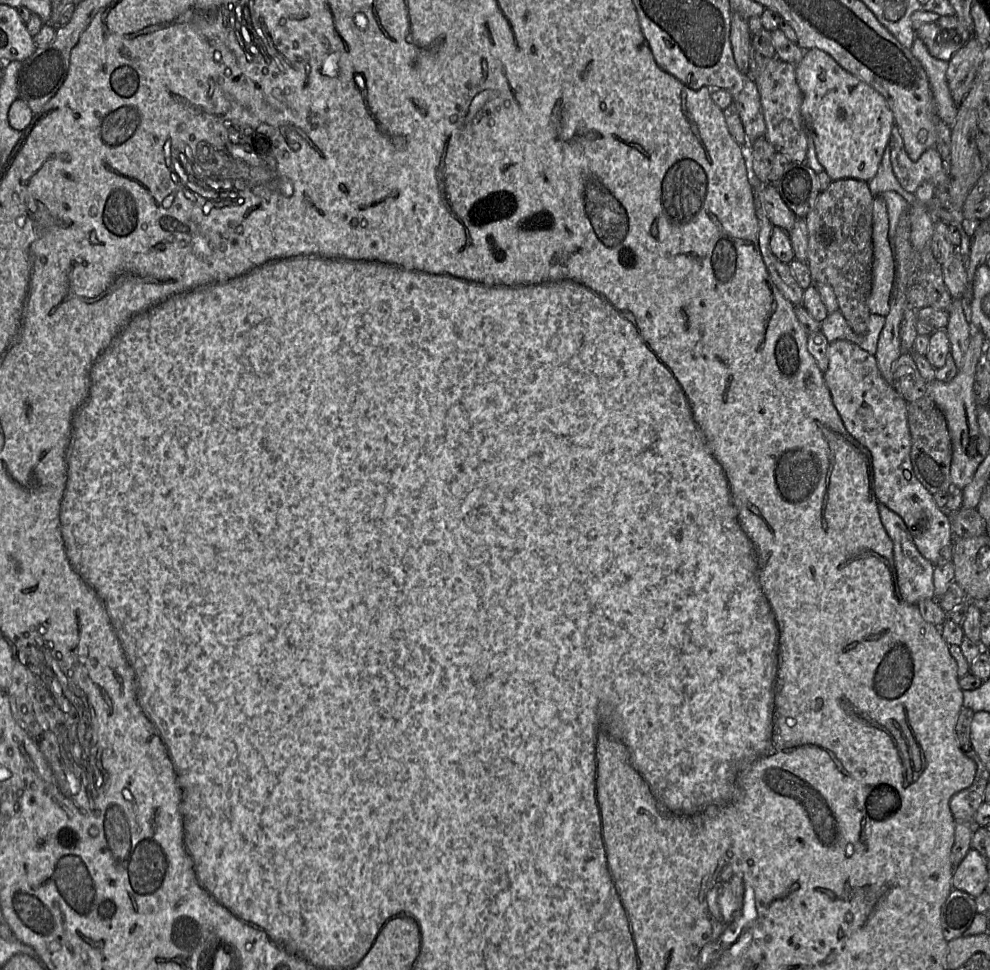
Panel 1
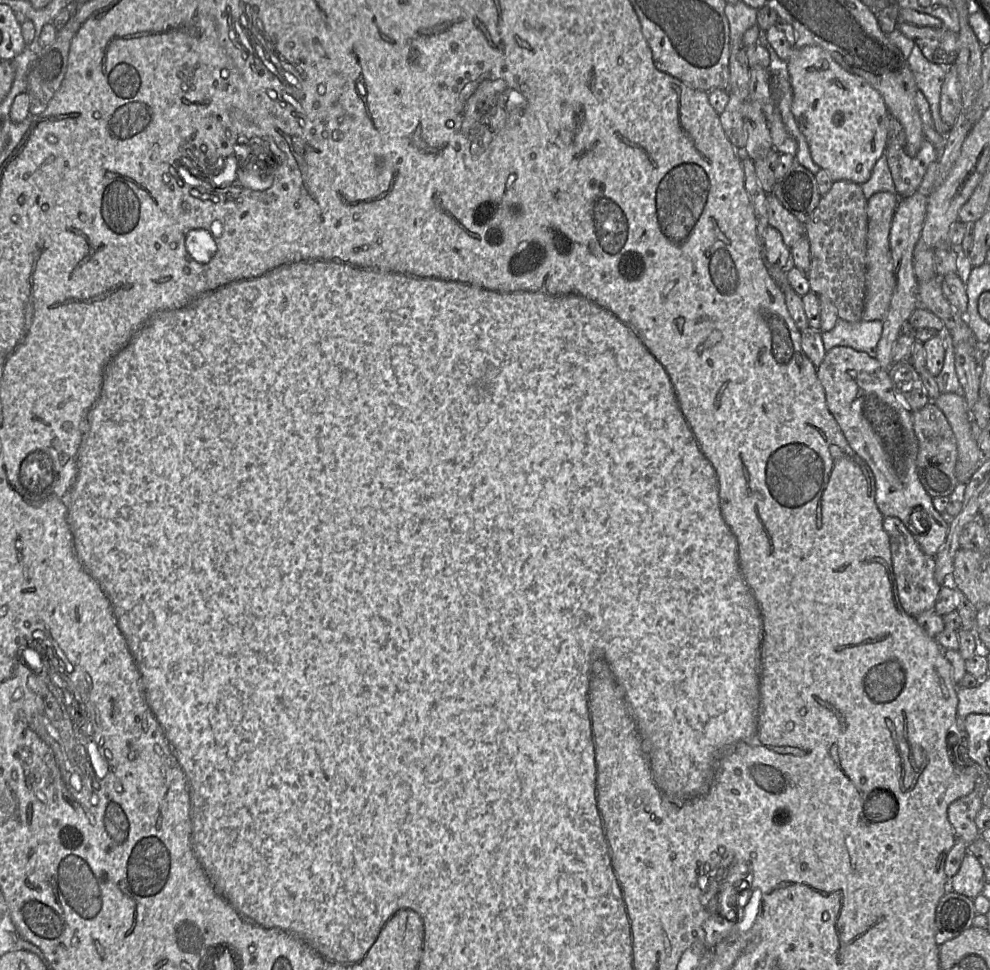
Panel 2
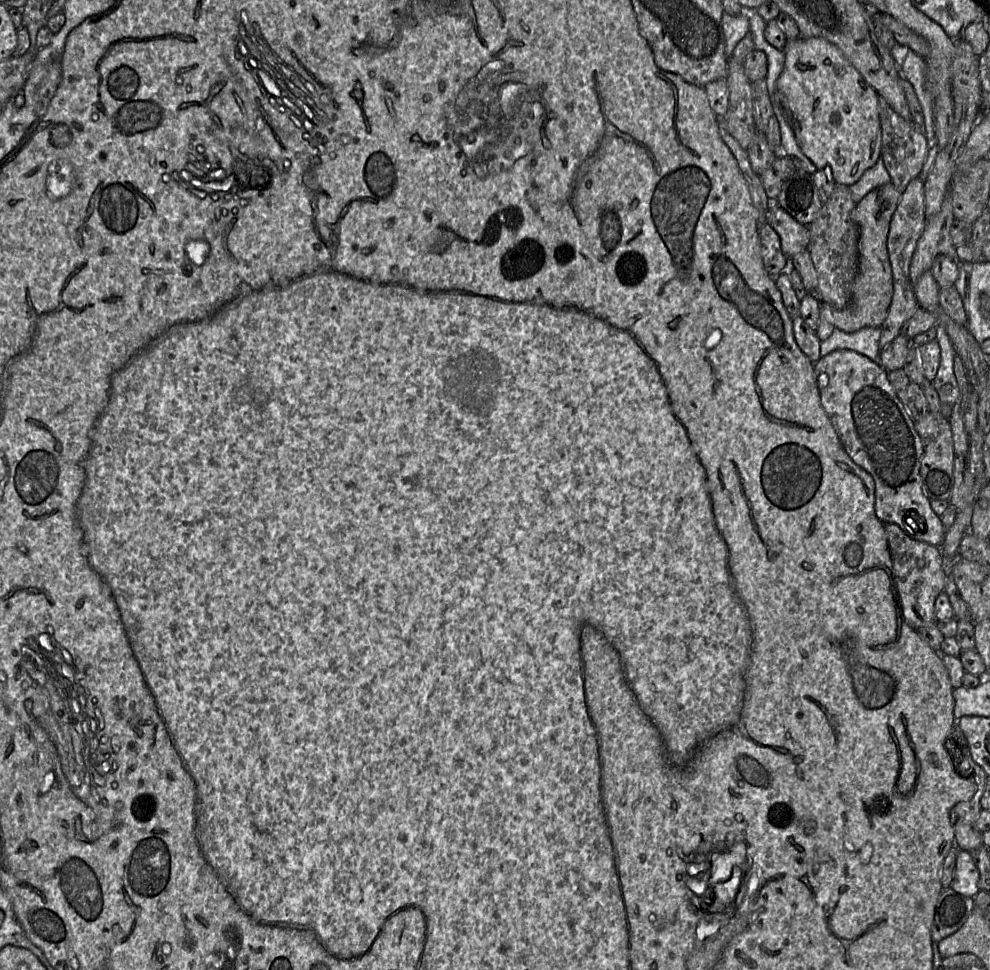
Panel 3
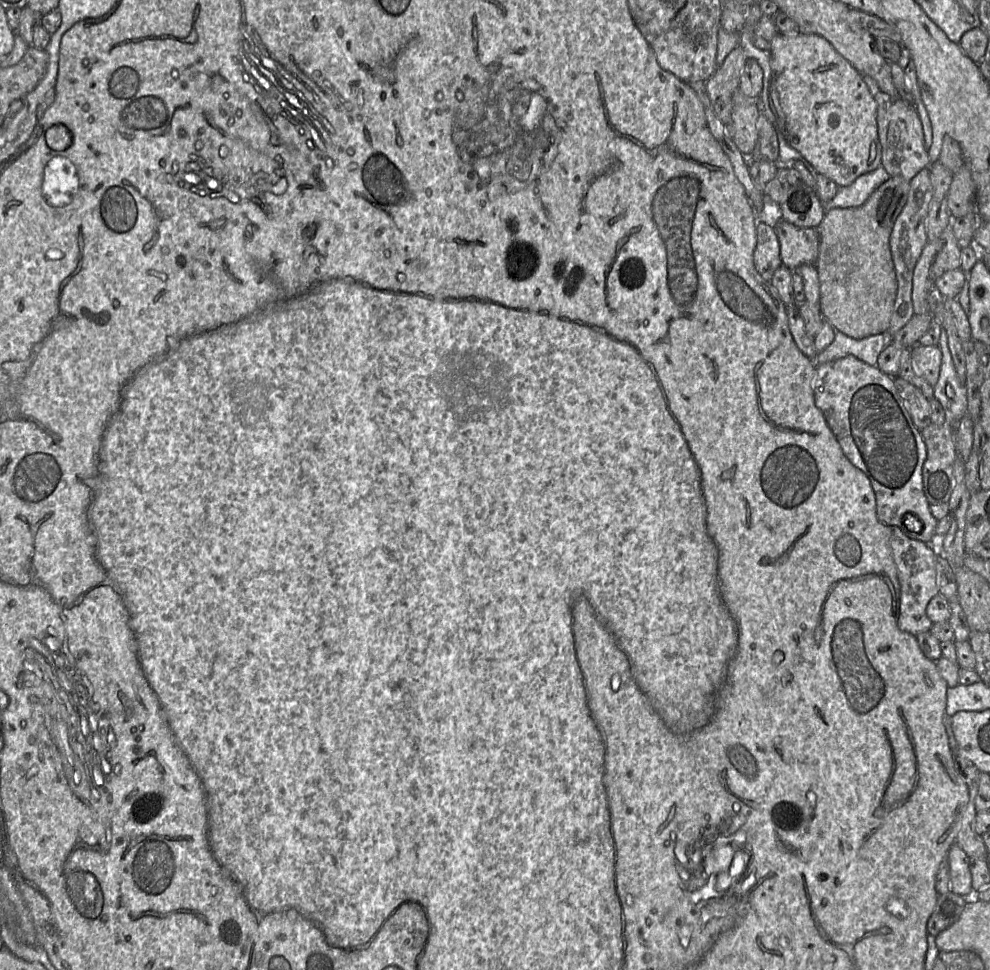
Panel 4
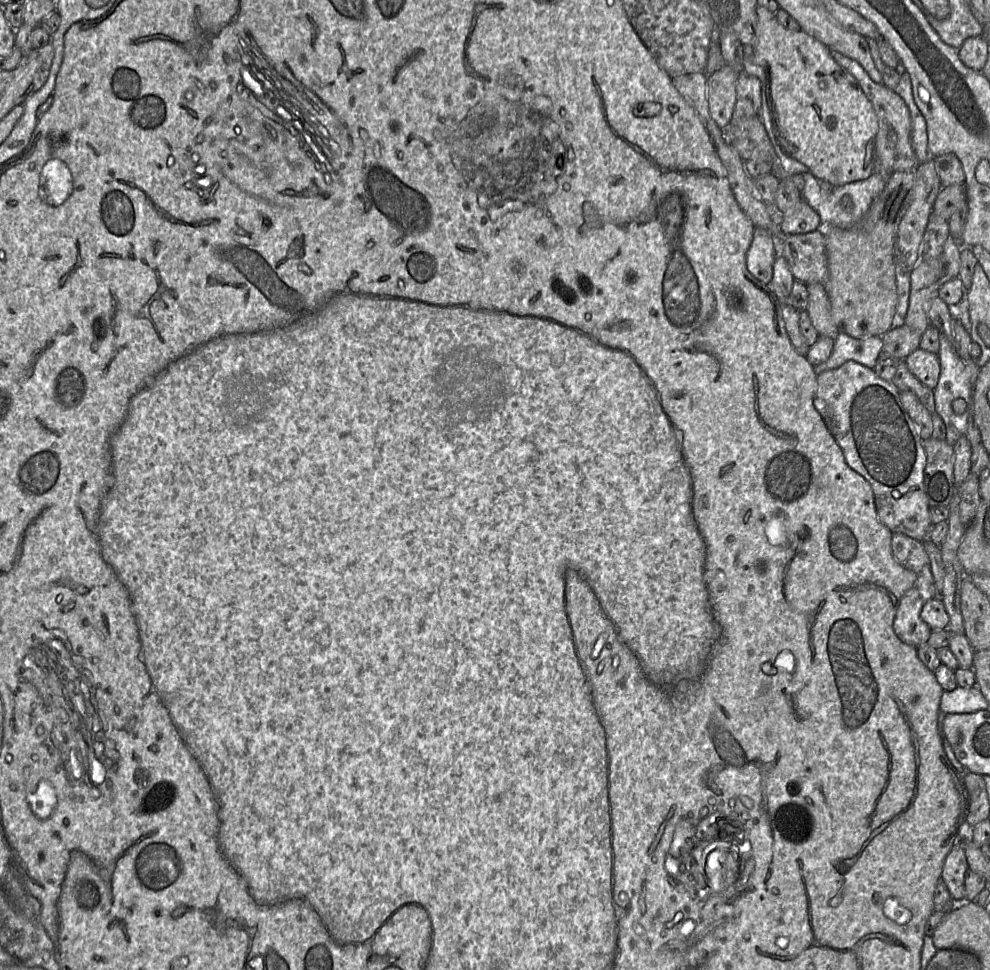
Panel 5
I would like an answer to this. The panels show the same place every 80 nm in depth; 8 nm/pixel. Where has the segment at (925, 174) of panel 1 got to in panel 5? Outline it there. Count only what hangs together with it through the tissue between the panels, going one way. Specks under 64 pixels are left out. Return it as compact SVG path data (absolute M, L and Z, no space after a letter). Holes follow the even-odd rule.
M831 51L831 55L841 67L855 77L873 105L878 122L876 152L882 168L891 174L900 171L914 171L920 162L912 148L911 118L904 100L895 91L890 90L882 83L874 82L857 61L837 51Z

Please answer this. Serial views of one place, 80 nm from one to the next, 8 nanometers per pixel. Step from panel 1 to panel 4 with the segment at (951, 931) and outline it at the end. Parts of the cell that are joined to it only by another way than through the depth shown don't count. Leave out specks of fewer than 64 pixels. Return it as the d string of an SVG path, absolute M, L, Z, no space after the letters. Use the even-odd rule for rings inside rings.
M951 891L937 896L936 905L927 922L927 933L934 937L959 919L967 901L972 898Z

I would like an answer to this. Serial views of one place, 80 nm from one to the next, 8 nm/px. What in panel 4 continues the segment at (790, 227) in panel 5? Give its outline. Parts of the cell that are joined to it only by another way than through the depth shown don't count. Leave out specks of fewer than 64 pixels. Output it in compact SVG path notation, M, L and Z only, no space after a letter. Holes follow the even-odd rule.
M802 180L791 185L779 206L782 219L800 228L817 228L826 213L815 190Z

